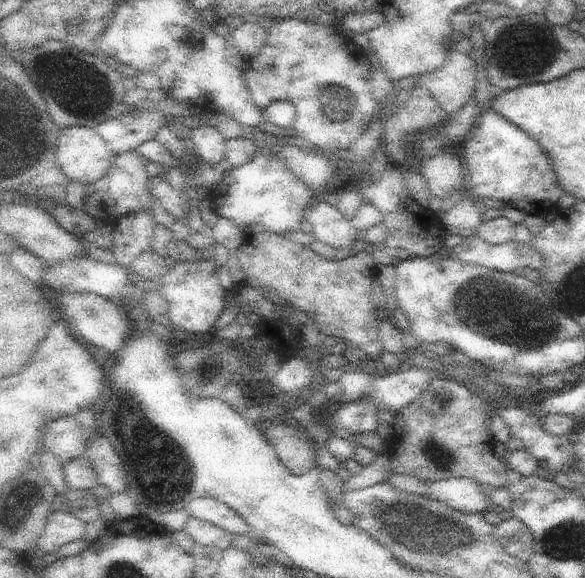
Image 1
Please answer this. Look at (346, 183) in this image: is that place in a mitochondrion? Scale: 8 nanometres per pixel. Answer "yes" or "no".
no

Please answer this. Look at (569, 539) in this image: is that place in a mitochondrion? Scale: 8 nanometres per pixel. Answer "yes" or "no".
yes

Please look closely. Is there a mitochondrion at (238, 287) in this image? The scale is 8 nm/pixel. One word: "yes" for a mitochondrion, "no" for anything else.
no

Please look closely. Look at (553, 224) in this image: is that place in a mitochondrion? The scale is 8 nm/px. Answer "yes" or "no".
no

